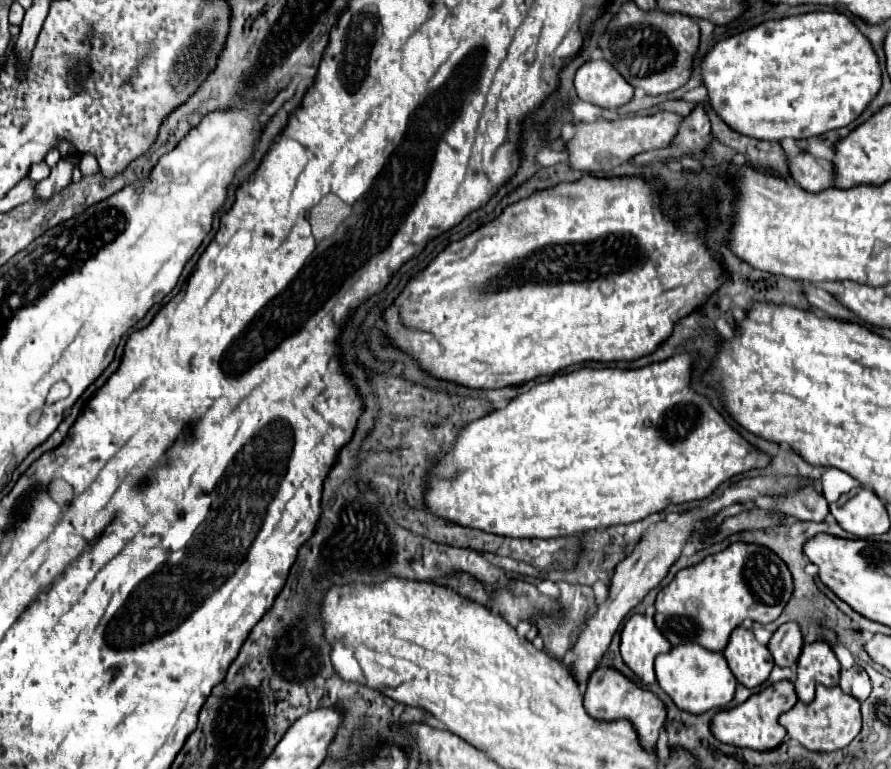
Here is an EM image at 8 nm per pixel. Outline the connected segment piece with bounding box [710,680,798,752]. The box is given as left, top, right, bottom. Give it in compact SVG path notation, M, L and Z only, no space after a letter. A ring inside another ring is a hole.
M780 680L756 694L752 694L744 704L734 706L730 710L718 712L710 722L710 732L716 736L716 740L732 746L752 748L752 750L772 750L786 738L786 730L780 726L778 716L788 712L798 702L794 684L790 680Z

